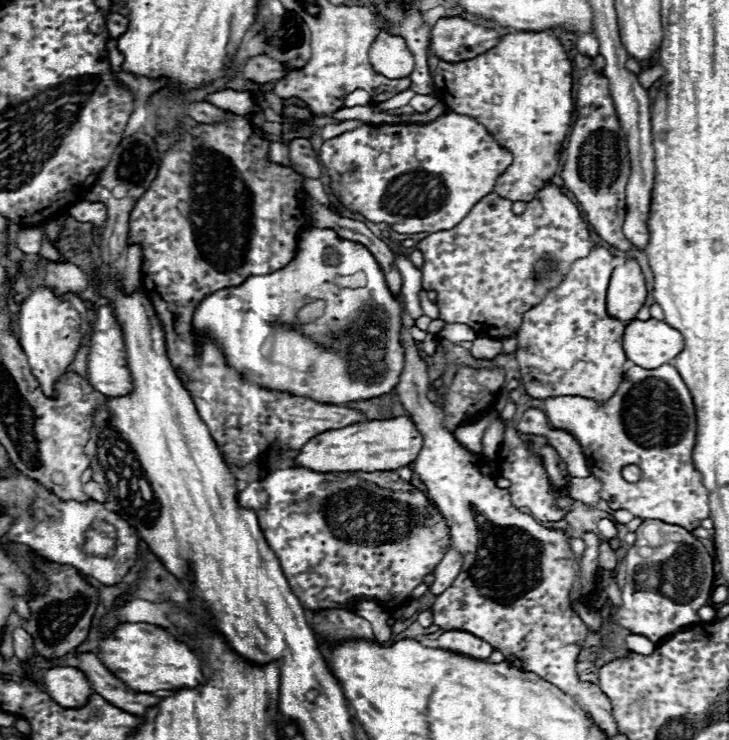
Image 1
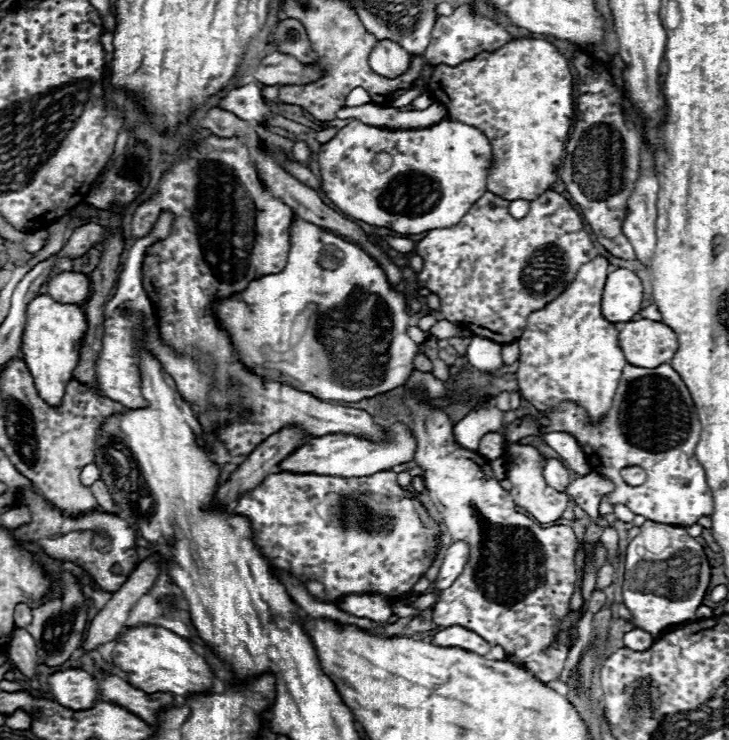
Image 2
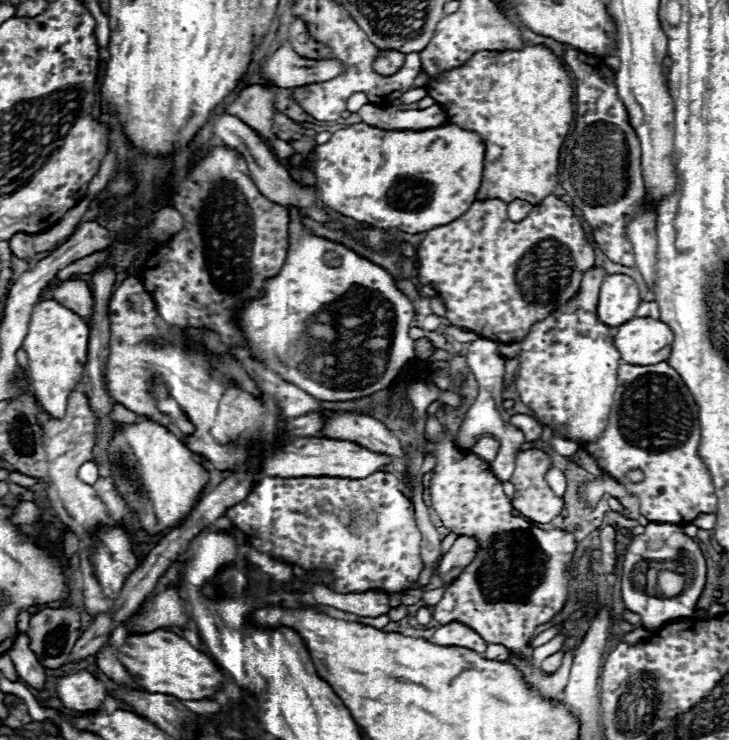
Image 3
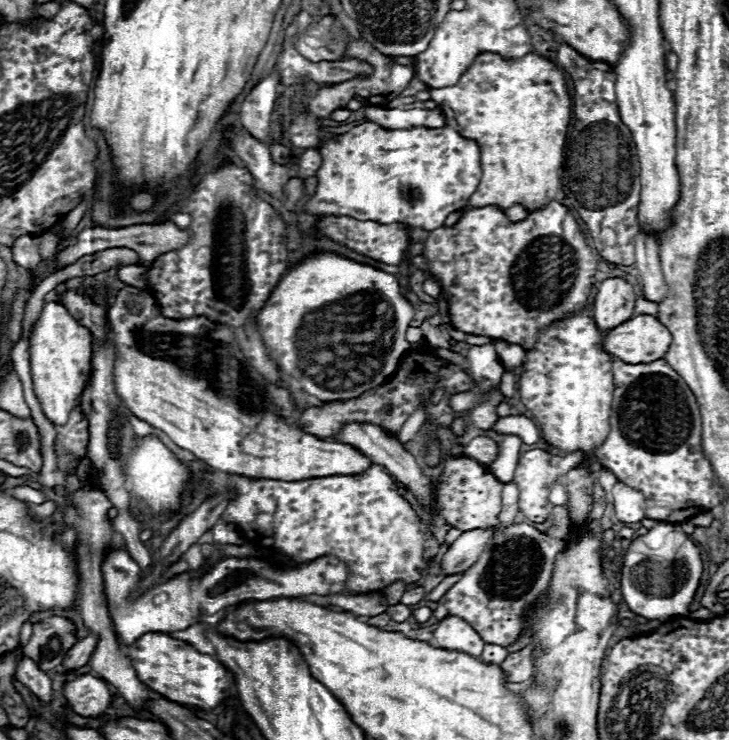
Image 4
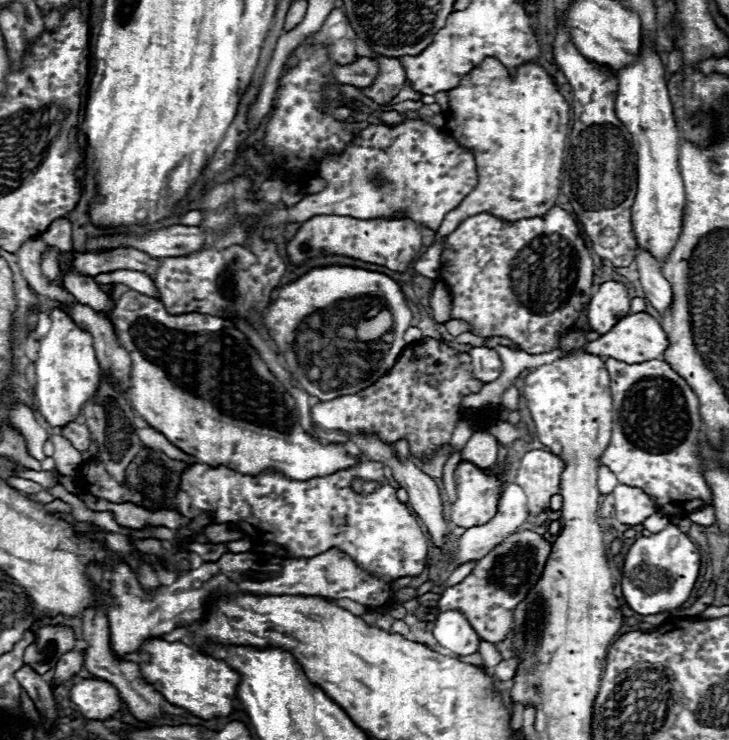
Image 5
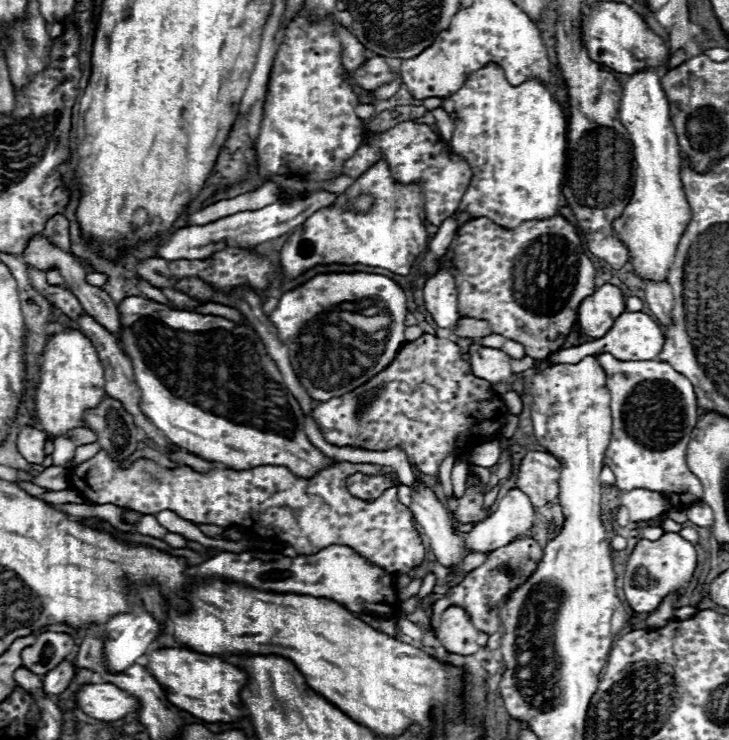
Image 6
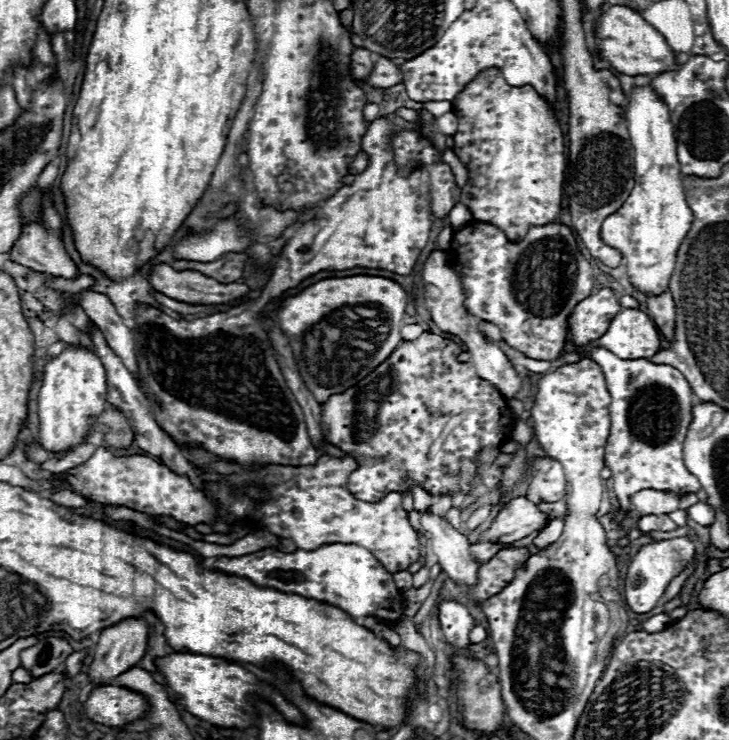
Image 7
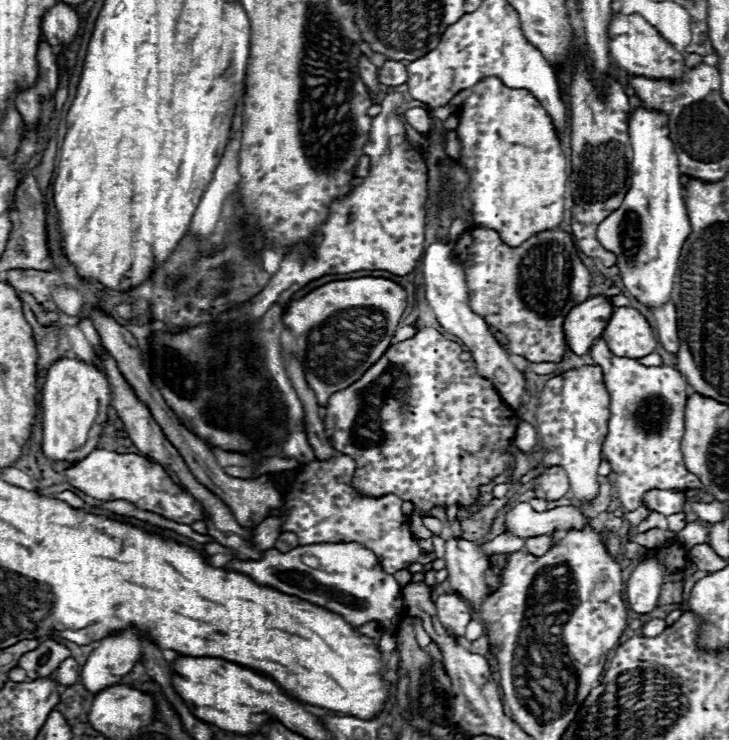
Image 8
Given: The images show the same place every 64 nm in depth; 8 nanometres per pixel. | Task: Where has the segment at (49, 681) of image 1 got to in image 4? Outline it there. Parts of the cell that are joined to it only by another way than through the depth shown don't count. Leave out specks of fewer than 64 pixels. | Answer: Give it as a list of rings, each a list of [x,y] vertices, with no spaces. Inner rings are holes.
[[[90,674],[78,676],[72,682],[64,684],[64,696],[68,698],[72,710],[80,716],[102,716],[112,706],[112,692],[110,686],[94,678]]]

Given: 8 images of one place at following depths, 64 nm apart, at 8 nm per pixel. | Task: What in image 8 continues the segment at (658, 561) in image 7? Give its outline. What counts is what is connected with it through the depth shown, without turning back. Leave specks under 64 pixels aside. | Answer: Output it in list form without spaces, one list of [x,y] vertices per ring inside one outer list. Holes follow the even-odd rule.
[[[692,522],[678,534],[678,540],[686,542],[686,546],[690,546],[690,548],[706,542],[706,538],[708,538],[708,528],[702,522]],[[652,556],[636,566],[626,584],[626,598],[634,612],[646,614],[656,608],[656,600],[660,594],[658,586],[664,584],[664,576],[664,566],[658,564]]]

